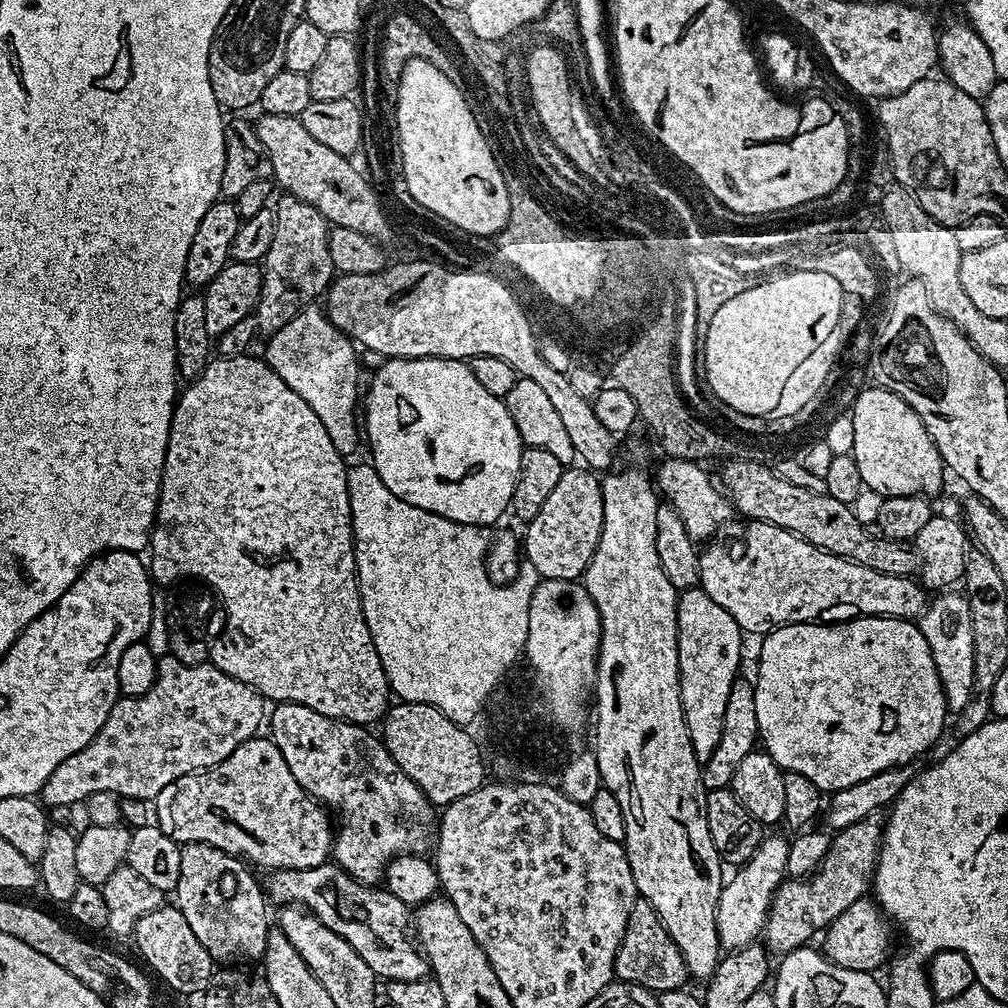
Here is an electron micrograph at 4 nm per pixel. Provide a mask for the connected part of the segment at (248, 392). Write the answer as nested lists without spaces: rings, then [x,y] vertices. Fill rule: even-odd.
[[[252,354],[220,356],[209,362],[201,376],[197,376],[187,387],[188,389],[185,392],[183,389],[179,393],[172,410],[172,425],[168,435],[164,473],[160,479],[160,500],[156,504],[156,523],[152,525],[152,535],[150,537],[150,553],[152,552],[150,575],[153,581],[160,583],[161,580],[162,583],[168,584],[171,580],[178,579],[179,576],[192,576],[188,578],[199,578],[216,593],[220,603],[224,605],[224,631],[220,633],[220,637],[214,642],[210,663],[218,670],[230,674],[230,678],[238,678],[238,682],[246,682],[246,686],[250,686],[255,692],[260,693],[265,701],[310,706],[310,710],[318,710],[318,714],[326,714],[330,718],[338,718],[351,724],[372,726],[375,720],[376,723],[383,721],[384,713],[390,707],[390,699],[388,700],[390,689],[386,678],[386,670],[382,670],[382,658],[378,658],[378,650],[374,650],[374,638],[370,638],[370,630],[366,626],[366,618],[360,601],[360,587],[356,585],[356,551],[352,545],[352,511],[350,510],[350,498],[348,497],[348,468],[346,467],[345,457],[341,456],[339,450],[334,446],[334,442],[330,442],[330,434],[326,434],[326,426],[322,426],[321,420],[318,419],[318,414],[314,414],[314,410],[310,410],[310,406],[306,406],[306,402],[302,402],[302,398],[298,398],[298,394],[294,394],[294,390],[290,390],[290,386],[286,386],[286,382],[282,382],[282,378],[278,378],[278,374],[274,374],[274,370],[268,365],[267,359],[260,358],[260,360],[255,360]]]

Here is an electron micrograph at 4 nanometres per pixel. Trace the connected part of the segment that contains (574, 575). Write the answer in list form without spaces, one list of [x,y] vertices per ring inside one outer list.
[[[565,467],[562,478],[558,478],[558,486],[554,486],[535,518],[527,521],[525,528],[528,529],[522,533],[522,552],[527,563],[532,564],[536,573],[546,580],[579,581],[588,569],[602,534],[601,477],[587,467],[576,467]]]

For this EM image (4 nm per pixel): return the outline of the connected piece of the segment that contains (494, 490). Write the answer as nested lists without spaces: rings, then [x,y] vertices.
[[[397,356],[385,359],[381,364],[384,365],[372,376],[372,385],[368,388],[368,397],[365,400],[363,397],[362,400],[362,432],[366,437],[366,444],[368,440],[369,450],[372,451],[370,463],[376,469],[378,478],[382,478],[386,490],[390,490],[390,494],[398,494],[398,498],[402,498],[402,502],[410,502],[410,506],[430,510],[430,514],[442,514],[442,518],[450,518],[454,522],[479,524],[481,526],[495,525],[495,520],[503,512],[507,513],[512,503],[514,482],[518,478],[518,462],[522,451],[518,426],[514,426],[514,418],[510,418],[510,410],[505,406],[503,399],[490,394],[490,390],[486,390],[486,386],[482,386],[482,382],[478,382],[478,378],[474,378],[471,363],[462,360],[447,360],[433,356],[426,358]]]

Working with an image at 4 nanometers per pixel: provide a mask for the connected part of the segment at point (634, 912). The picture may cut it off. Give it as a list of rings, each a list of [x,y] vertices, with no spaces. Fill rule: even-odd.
[[[643,898],[637,899],[630,910],[630,918],[626,922],[626,930],[622,934],[622,942],[616,951],[615,979],[620,982],[637,984],[657,994],[666,990],[685,987],[690,977],[688,967],[678,950],[678,946],[670,938],[666,926],[662,926],[660,916]]]

